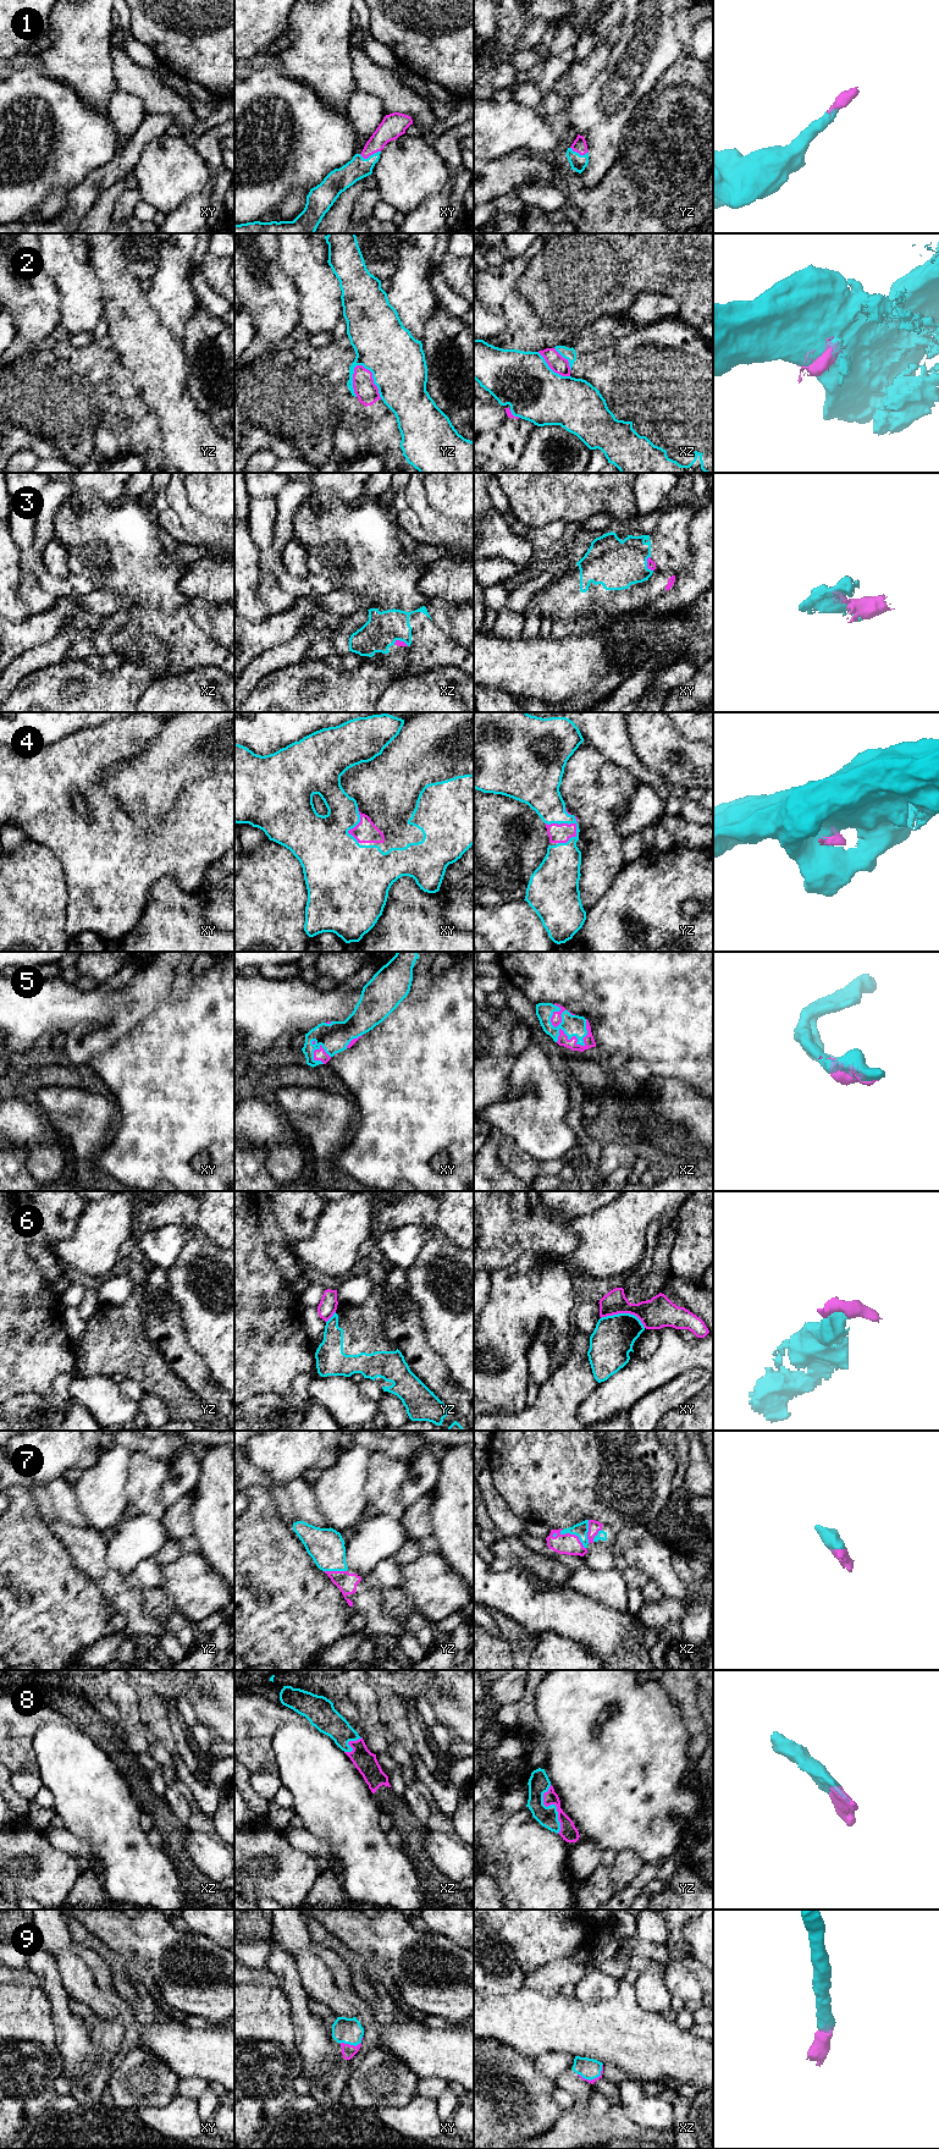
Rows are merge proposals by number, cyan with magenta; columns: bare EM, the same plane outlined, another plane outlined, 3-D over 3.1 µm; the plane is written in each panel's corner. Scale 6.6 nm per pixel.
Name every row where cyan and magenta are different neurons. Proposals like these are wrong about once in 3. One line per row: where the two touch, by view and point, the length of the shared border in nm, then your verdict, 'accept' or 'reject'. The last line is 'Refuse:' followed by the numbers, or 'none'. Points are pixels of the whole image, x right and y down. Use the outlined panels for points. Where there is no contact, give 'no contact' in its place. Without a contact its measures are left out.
1: contact xy (370, 155); length 150 nm; accept
2: contact yz (373, 378); length 280 nm; reject
3: contact xy (646, 565); length 110 nm; accept
4: contact yz (565, 822); length 240 nm; accept
5: contact xz (578, 1041); length 260 nm; accept
6: contact xy (624, 1313); length 300 nm; reject
7: contact xz (574, 1533); length 200 nm; accept
8: contact yz (553, 1805); length 320 nm; accept
9: contact xy (349, 2044); length 140 nm; accept
Refuse: 2, 6

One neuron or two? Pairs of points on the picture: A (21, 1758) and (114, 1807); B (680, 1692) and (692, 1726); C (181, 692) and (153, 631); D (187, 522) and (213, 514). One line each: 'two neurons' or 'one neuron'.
A: two neurons
B: one neuron
C: two neurons
D: two neurons

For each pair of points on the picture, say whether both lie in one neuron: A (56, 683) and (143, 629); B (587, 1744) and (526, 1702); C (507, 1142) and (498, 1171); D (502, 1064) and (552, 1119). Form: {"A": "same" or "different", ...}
{"A": "same", "B": "different", "C": "same", "D": "different"}

